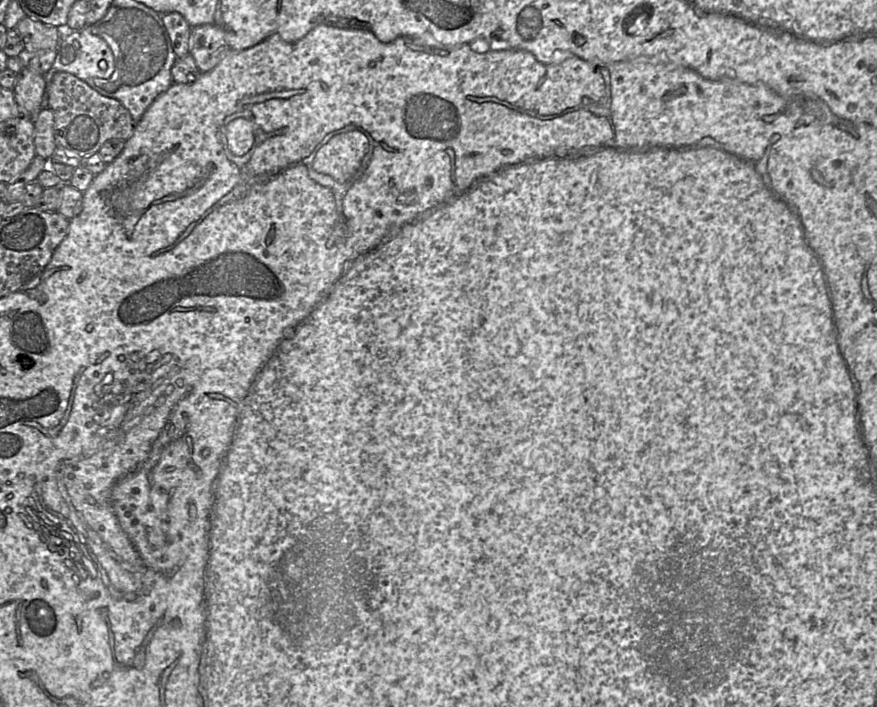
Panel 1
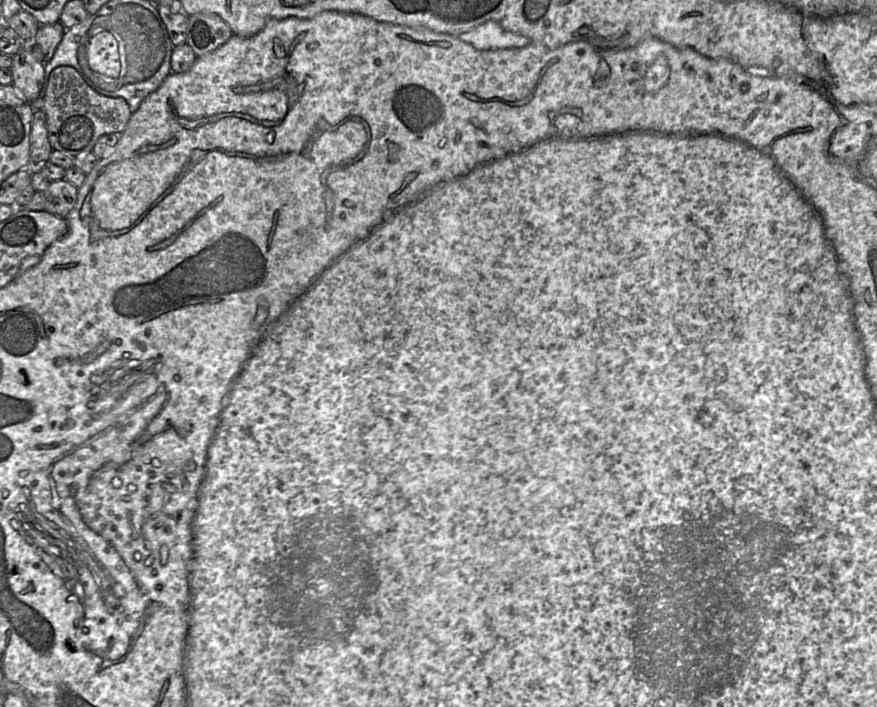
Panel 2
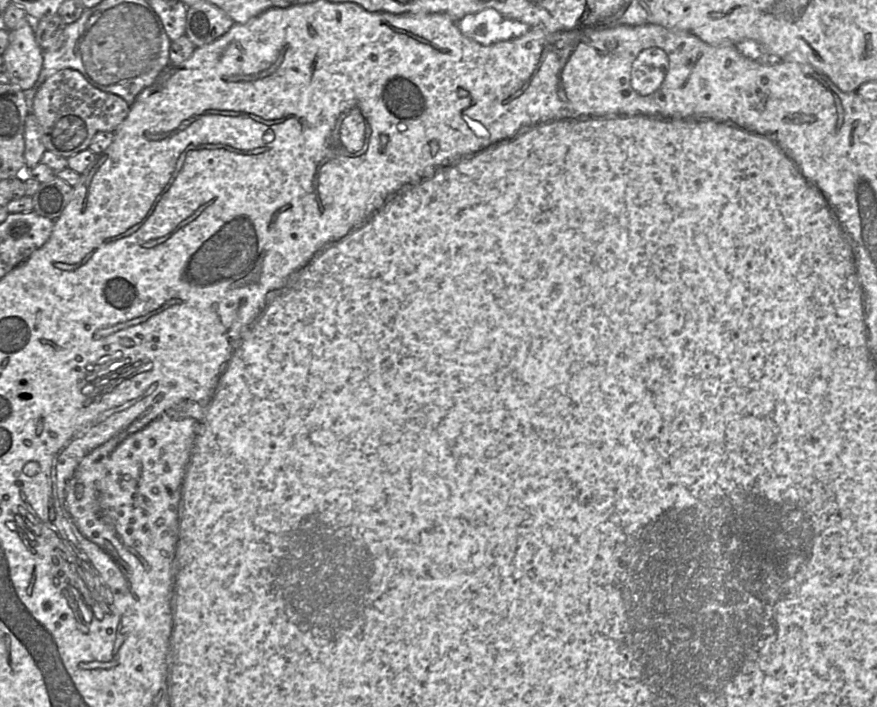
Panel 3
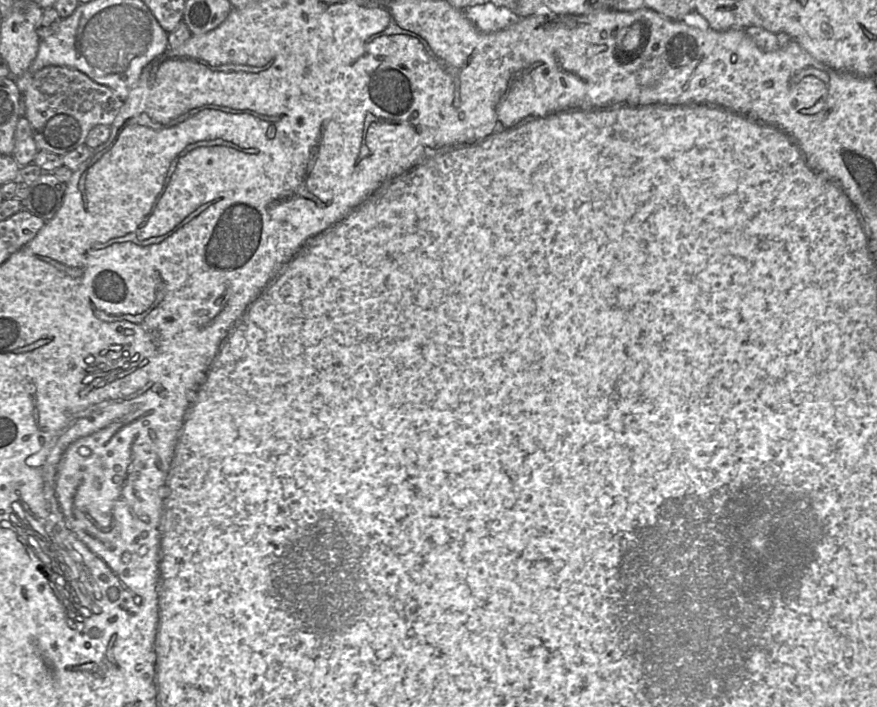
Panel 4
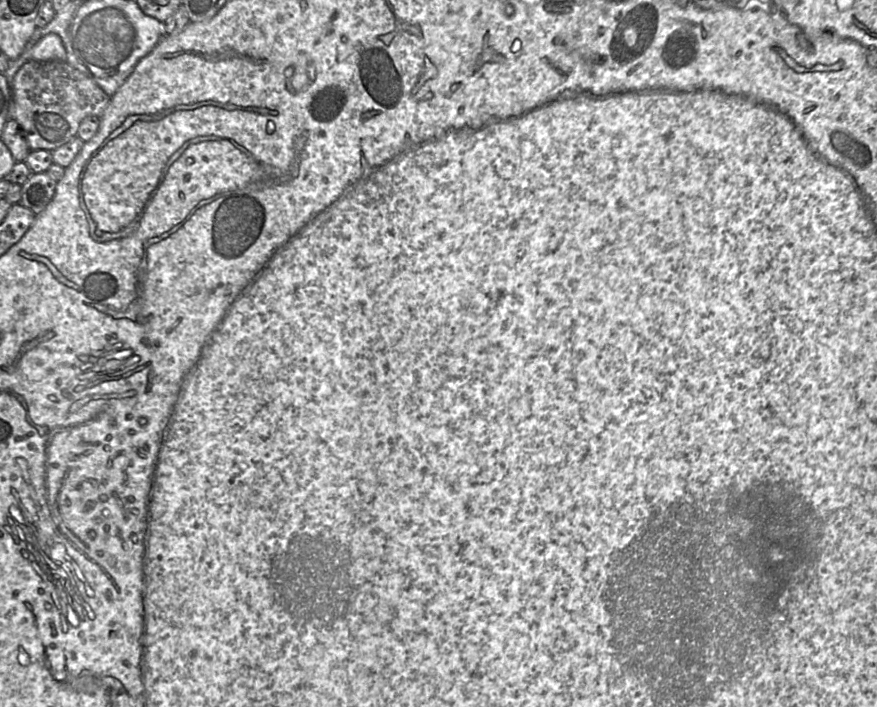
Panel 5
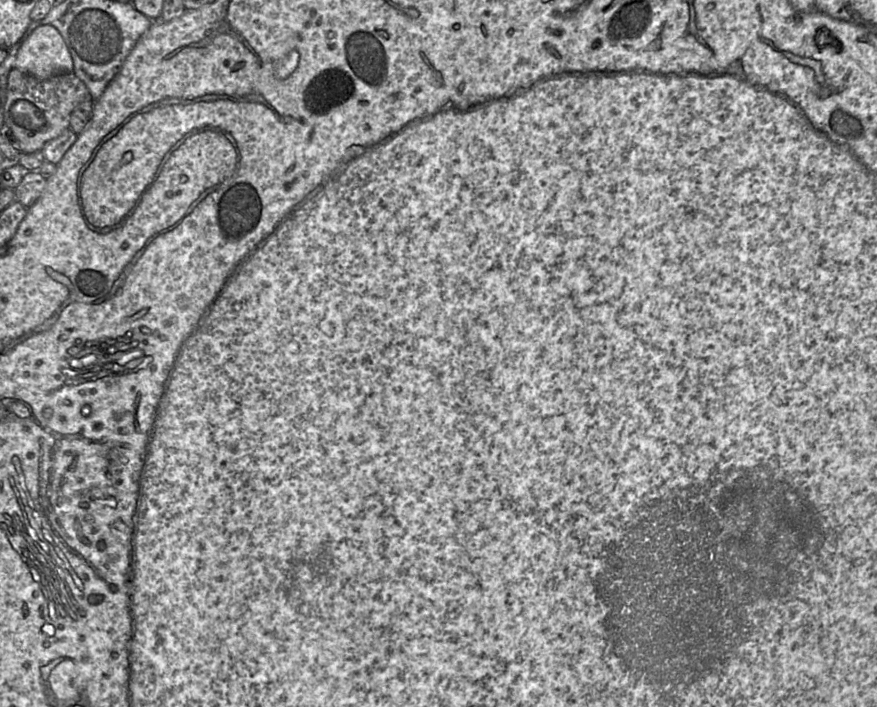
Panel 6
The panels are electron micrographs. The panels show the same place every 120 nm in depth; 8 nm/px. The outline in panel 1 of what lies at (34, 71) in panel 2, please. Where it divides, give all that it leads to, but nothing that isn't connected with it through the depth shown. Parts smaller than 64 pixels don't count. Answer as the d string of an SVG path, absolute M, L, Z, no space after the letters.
M27 66L18 74L13 89L19 110L30 118L36 117L41 109L45 88L44 75L30 70Z

